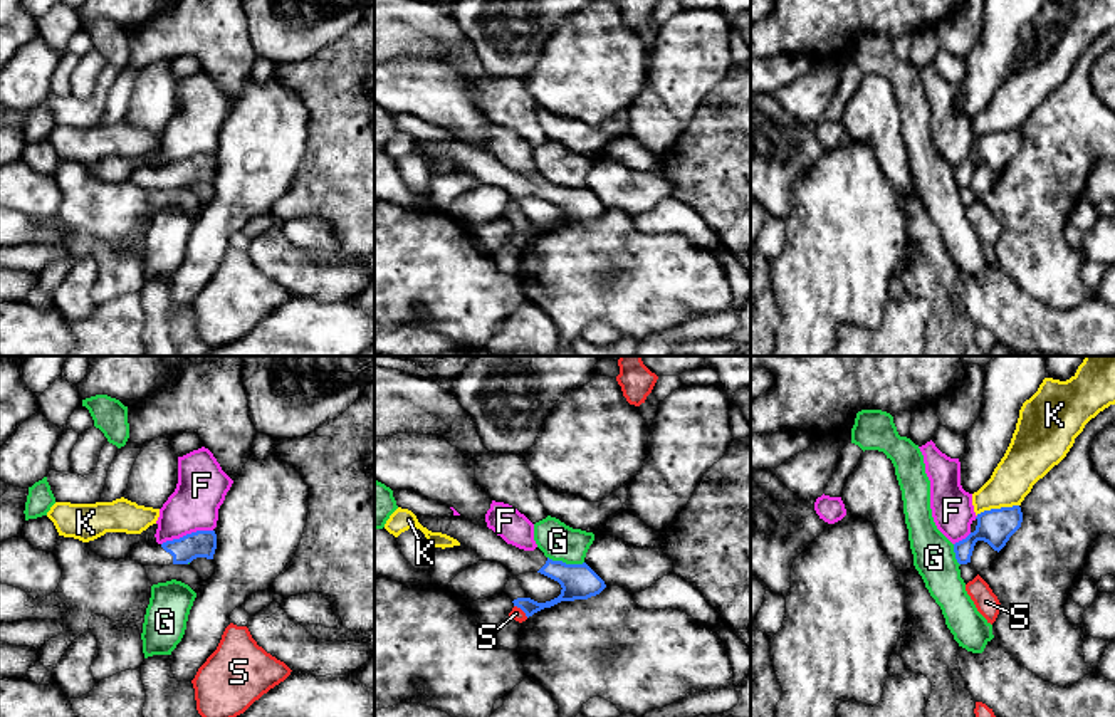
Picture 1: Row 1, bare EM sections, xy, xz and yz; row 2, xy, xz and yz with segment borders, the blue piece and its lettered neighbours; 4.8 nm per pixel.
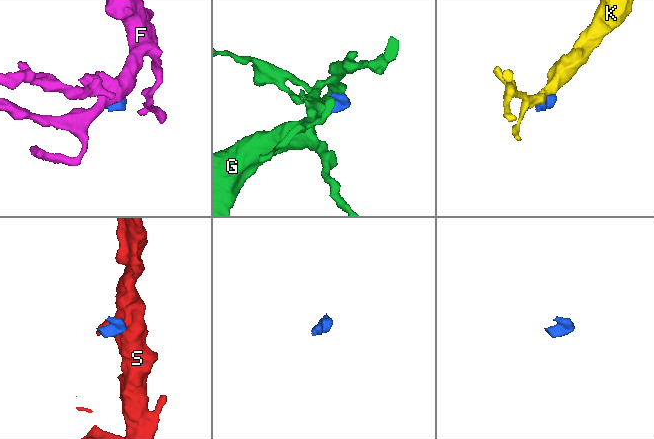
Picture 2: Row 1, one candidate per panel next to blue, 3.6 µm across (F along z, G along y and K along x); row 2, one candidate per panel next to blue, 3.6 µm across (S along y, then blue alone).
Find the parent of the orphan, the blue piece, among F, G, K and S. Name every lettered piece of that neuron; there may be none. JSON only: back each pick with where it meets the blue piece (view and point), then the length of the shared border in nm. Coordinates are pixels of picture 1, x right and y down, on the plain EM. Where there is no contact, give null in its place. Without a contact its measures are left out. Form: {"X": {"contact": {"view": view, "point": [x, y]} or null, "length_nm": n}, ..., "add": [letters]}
{"add": []}

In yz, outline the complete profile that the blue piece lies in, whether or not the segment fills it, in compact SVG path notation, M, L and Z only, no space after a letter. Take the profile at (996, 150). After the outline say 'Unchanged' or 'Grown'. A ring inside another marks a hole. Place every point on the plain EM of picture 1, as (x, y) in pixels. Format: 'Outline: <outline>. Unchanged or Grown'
Outline: M1019 129L991 133L977 138L976 154L966 163L954 168L959 188L971 186L971 180L977 165L987 166L994 175L1001 175L1009 161L1021 151L1023 136Z. Unchanged

